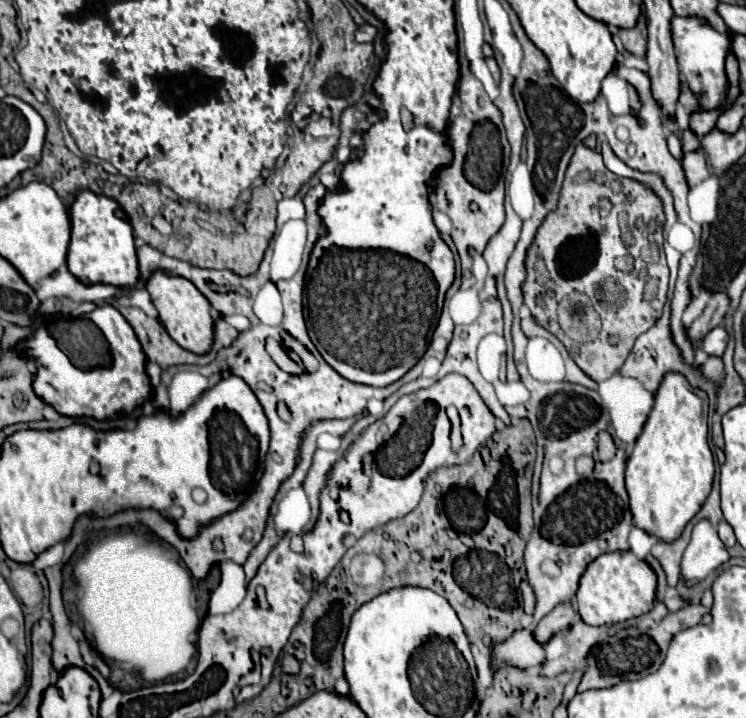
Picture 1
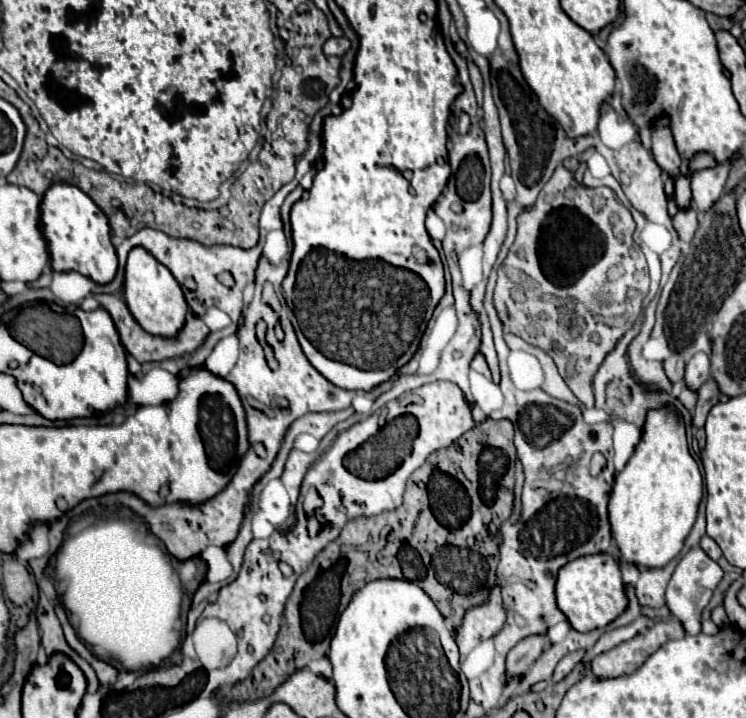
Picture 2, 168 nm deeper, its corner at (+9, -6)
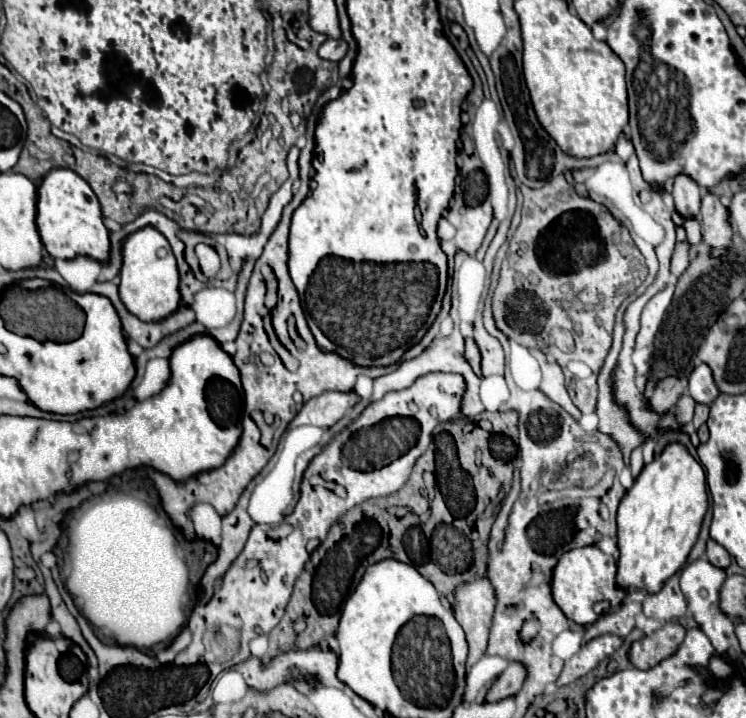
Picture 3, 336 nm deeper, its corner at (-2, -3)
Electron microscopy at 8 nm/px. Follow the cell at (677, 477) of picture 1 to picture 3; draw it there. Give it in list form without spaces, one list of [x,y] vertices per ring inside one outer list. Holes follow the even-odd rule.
[[[669,442],[663,454],[657,454],[653,462],[645,464],[635,484],[625,492],[617,510],[617,543],[619,556],[617,560],[617,582],[621,588],[643,588],[645,592],[657,592],[663,582],[683,568],[691,548],[697,542],[703,516],[709,508],[707,496],[707,478],[703,466],[691,456],[685,444]]]

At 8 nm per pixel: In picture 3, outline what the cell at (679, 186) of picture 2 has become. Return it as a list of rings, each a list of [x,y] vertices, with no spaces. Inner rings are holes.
[[[687,218],[687,222],[683,222],[685,230],[687,230],[687,240],[691,244],[701,242],[701,226],[699,226],[699,218]]]

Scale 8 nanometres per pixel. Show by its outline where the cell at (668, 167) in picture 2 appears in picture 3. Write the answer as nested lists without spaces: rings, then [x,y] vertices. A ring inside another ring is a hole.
[[[677,174],[673,178],[673,198],[675,198],[675,208],[683,218],[689,218],[689,216],[695,218],[699,214],[701,190],[691,176]]]

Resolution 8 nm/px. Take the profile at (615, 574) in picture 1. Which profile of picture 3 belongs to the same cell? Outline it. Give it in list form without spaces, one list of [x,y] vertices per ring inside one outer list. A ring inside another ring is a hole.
[[[585,546],[585,548],[571,550],[561,556],[561,560],[557,562],[557,566],[553,570],[553,580],[551,580],[553,598],[569,620],[573,620],[581,626],[589,626],[589,624],[597,622],[597,618],[599,618],[593,610],[593,606],[597,602],[609,600],[613,604],[613,608],[617,608],[623,602],[625,590],[617,584],[615,576],[617,576],[617,560],[613,556],[603,554],[597,546]]]

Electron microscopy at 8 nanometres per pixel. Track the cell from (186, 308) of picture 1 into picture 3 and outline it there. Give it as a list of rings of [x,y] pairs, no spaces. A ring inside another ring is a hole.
[[[145,226],[125,240],[119,294],[127,310],[145,322],[159,322],[181,308],[177,262],[167,238],[159,230]]]

